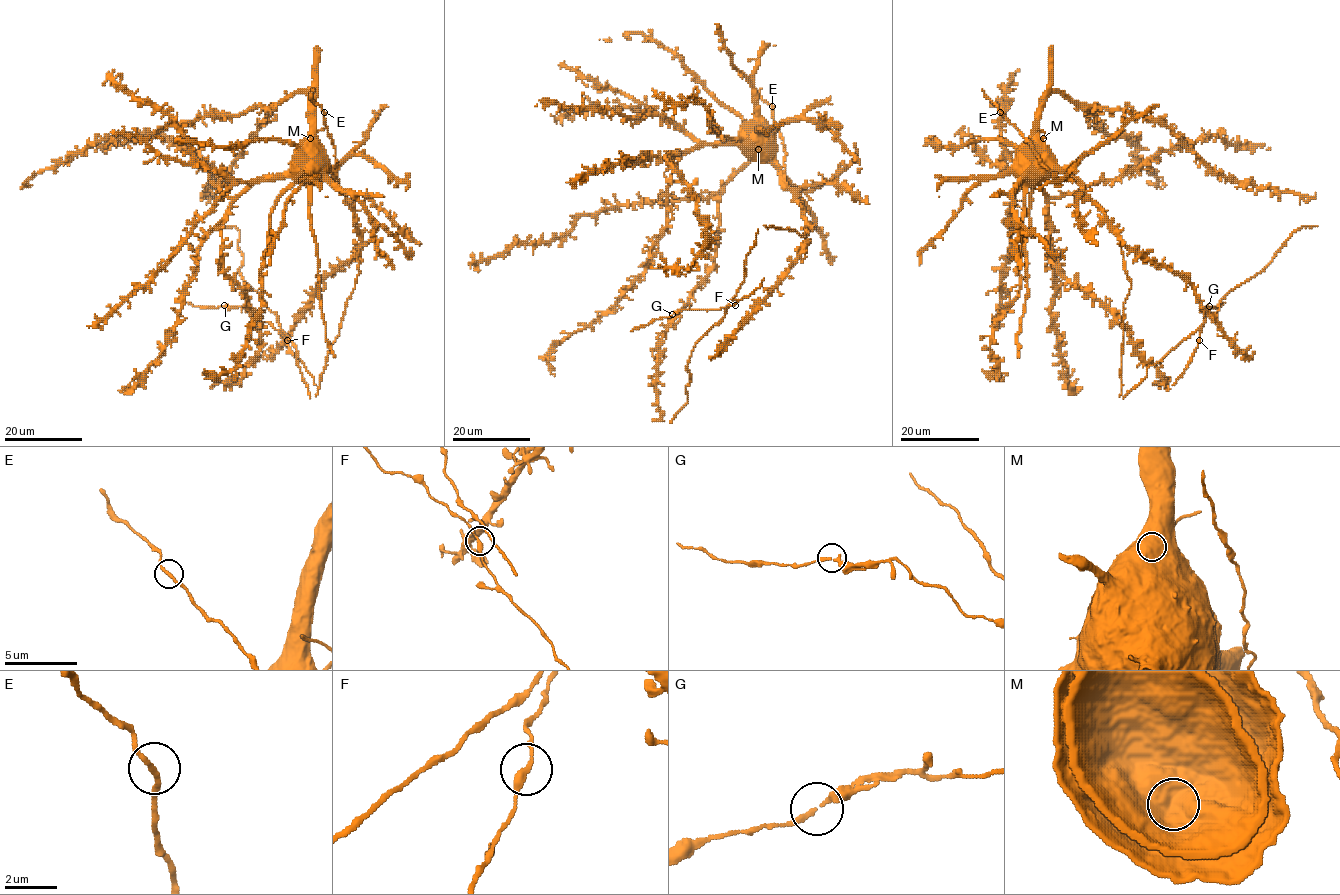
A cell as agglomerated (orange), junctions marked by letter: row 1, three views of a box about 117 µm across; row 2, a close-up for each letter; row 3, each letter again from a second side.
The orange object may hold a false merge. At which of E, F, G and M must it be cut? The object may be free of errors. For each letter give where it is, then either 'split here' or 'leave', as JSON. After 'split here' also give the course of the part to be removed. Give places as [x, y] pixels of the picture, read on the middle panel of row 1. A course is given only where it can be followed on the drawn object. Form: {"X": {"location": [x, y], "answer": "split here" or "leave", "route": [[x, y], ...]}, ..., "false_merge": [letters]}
{"E": {"location": [772, 106], "answer": "leave"}, "F": {"location": [735, 305], "answer": "leave"}, "G": {"location": [672, 314], "answer": "leave"}, "M": {"location": [758, 149], "answer": "leave"}, "false_merge": []}

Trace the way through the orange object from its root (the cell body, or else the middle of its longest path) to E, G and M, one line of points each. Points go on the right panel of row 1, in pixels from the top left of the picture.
E: (1023, 163), (1035, 175), (1063, 171), (1074, 178), (1061, 179), (1050, 172), (1031, 144), (1000, 112)
G: (1023, 163), (1035, 175), (1068, 173), (1122, 243), (1130, 288), (1120, 396), (1202, 329), (1209, 306)
M: (1023, 163), (1023, 159), (1043, 138)

